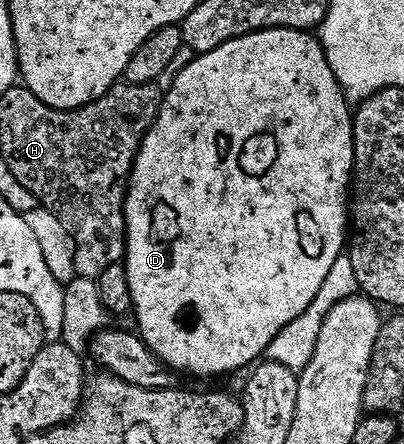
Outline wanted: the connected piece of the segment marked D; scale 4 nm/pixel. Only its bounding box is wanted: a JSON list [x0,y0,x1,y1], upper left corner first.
[123,29,353,377]

